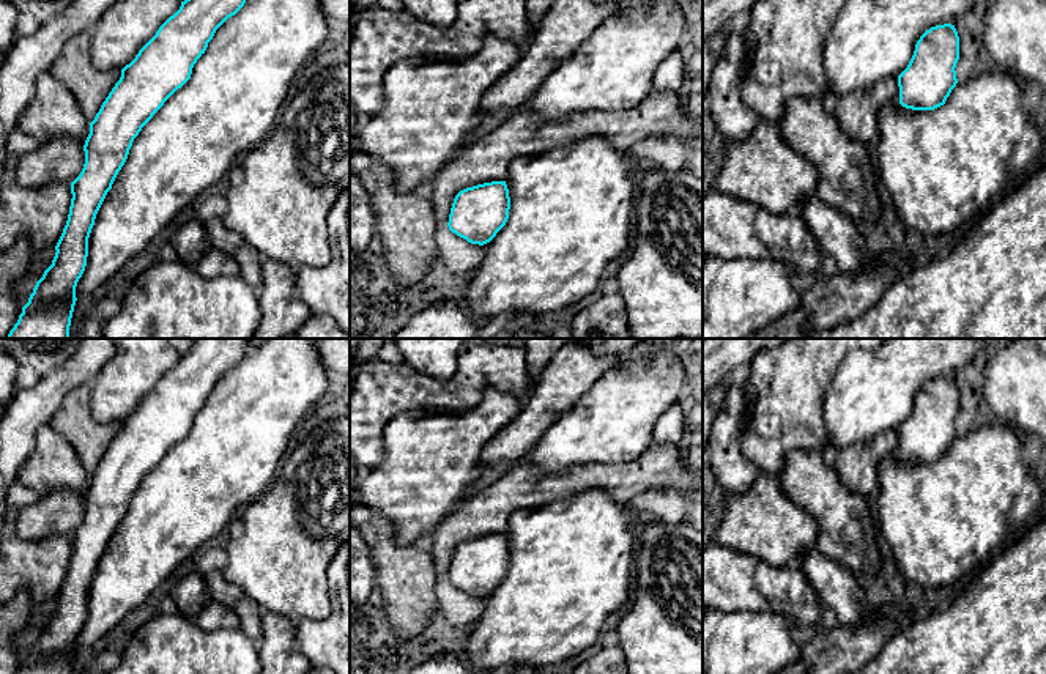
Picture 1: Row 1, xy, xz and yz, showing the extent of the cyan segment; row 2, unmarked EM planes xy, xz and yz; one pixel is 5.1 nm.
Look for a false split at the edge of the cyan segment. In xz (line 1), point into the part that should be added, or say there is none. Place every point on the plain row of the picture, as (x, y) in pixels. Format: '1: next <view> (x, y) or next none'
1: next none

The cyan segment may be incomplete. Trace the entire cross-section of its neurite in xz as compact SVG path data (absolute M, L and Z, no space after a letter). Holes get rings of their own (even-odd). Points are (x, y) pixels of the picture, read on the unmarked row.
M491 534L460 543L447 580L471 597L490 595L509 572L510 550L506 534Z

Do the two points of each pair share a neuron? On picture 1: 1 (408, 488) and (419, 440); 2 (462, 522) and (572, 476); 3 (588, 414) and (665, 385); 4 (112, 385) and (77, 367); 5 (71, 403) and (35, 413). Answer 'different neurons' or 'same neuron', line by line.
1: same neuron
2: same neuron
3: same neuron
4: different neurons
5: different neurons

